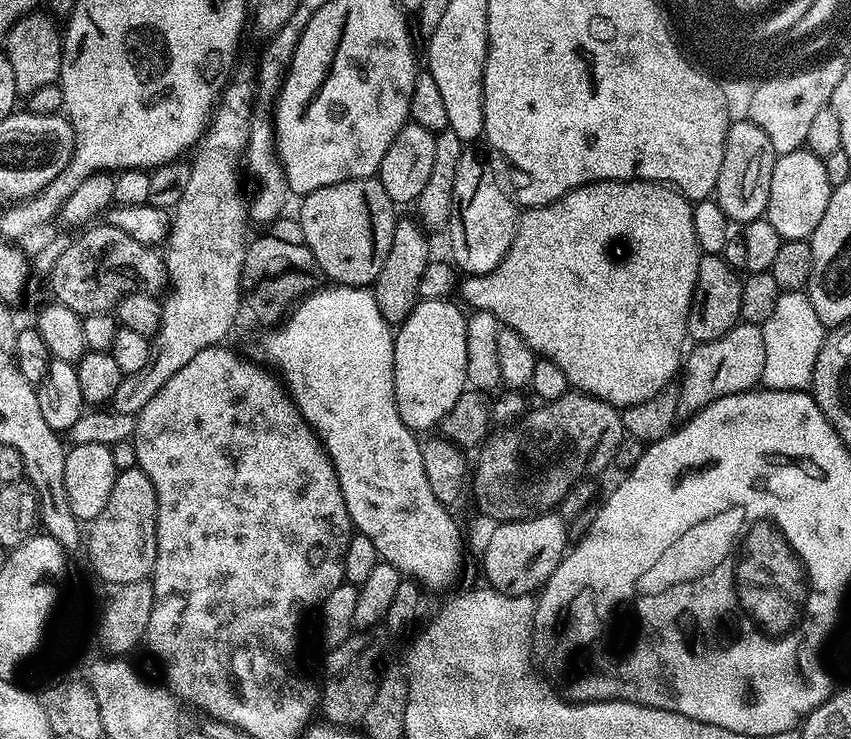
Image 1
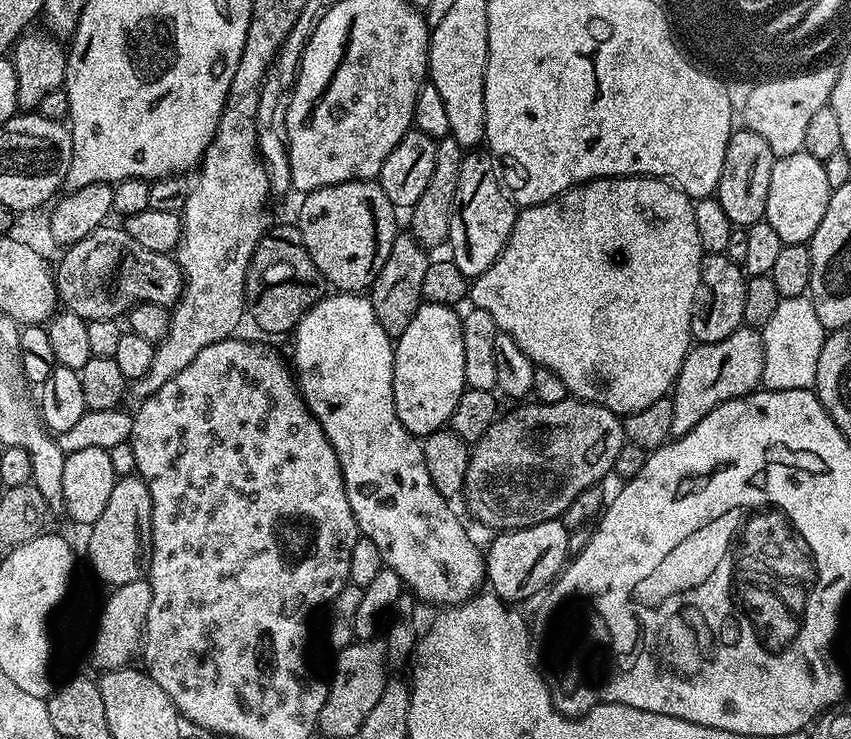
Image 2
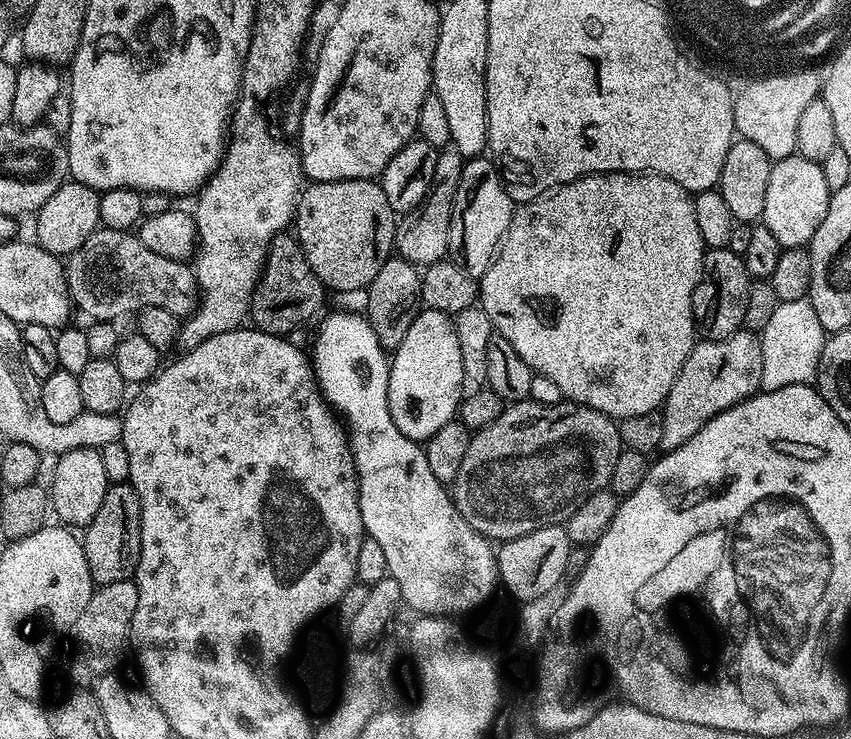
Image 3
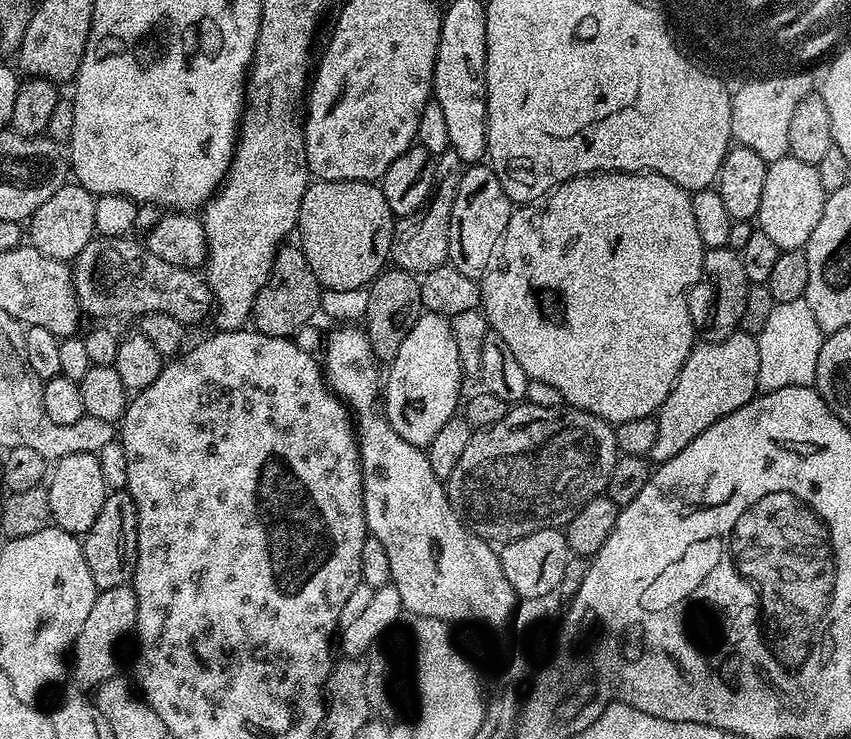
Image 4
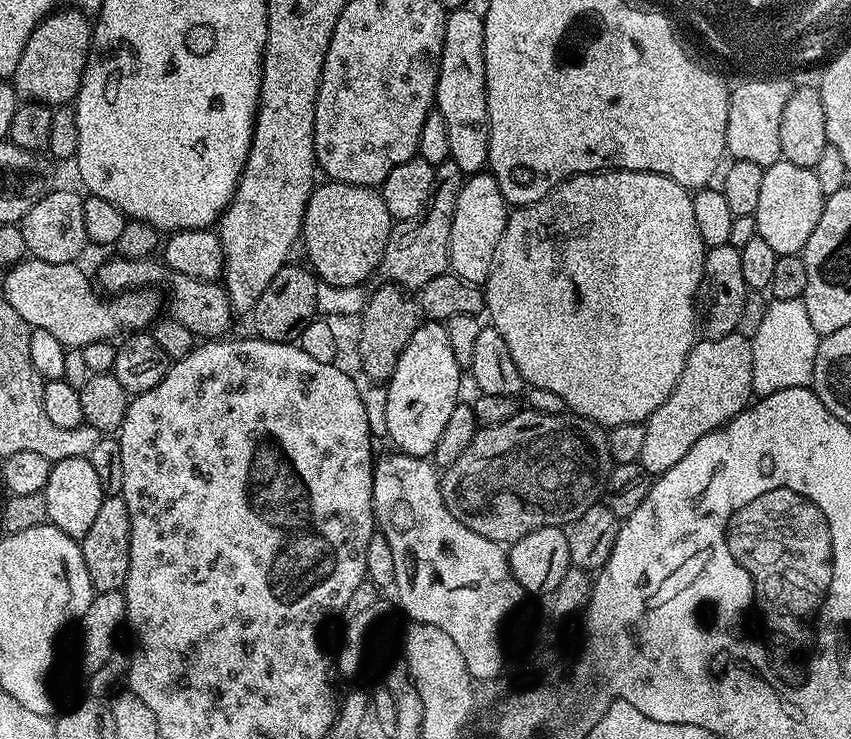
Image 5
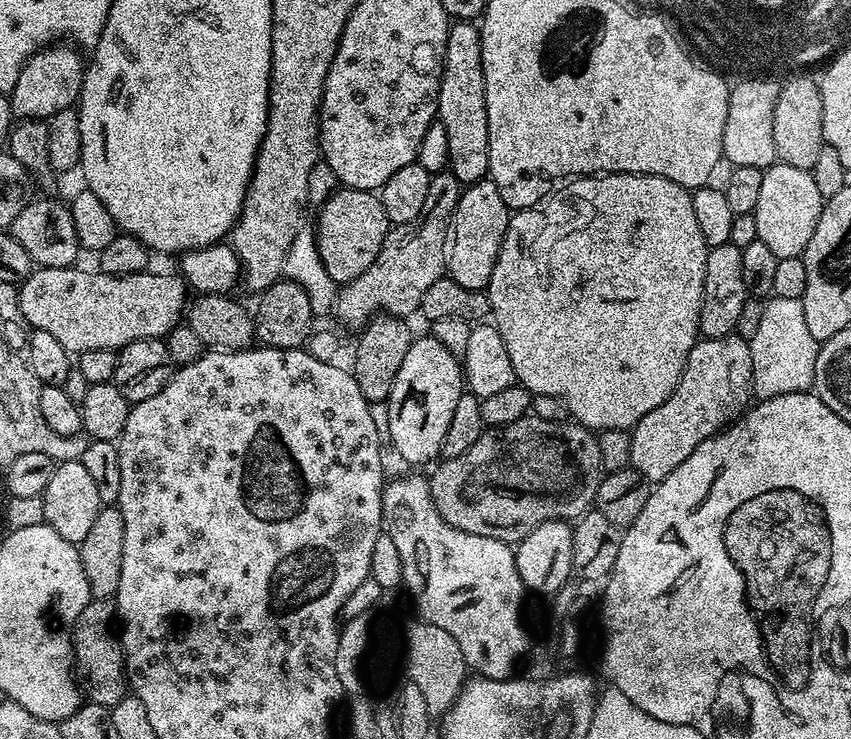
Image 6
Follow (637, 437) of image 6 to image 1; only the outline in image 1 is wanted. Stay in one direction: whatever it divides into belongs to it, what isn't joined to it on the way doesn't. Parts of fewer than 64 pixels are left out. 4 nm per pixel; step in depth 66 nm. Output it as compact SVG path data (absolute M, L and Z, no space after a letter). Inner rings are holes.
M737 323L720 340L696 344L693 349L692 353L687 353L682 379L678 384L680 406L685 413L701 412L710 402L718 402L718 398L726 398L730 394L753 391L762 381L762 370L766 366L766 342L761 325Z

